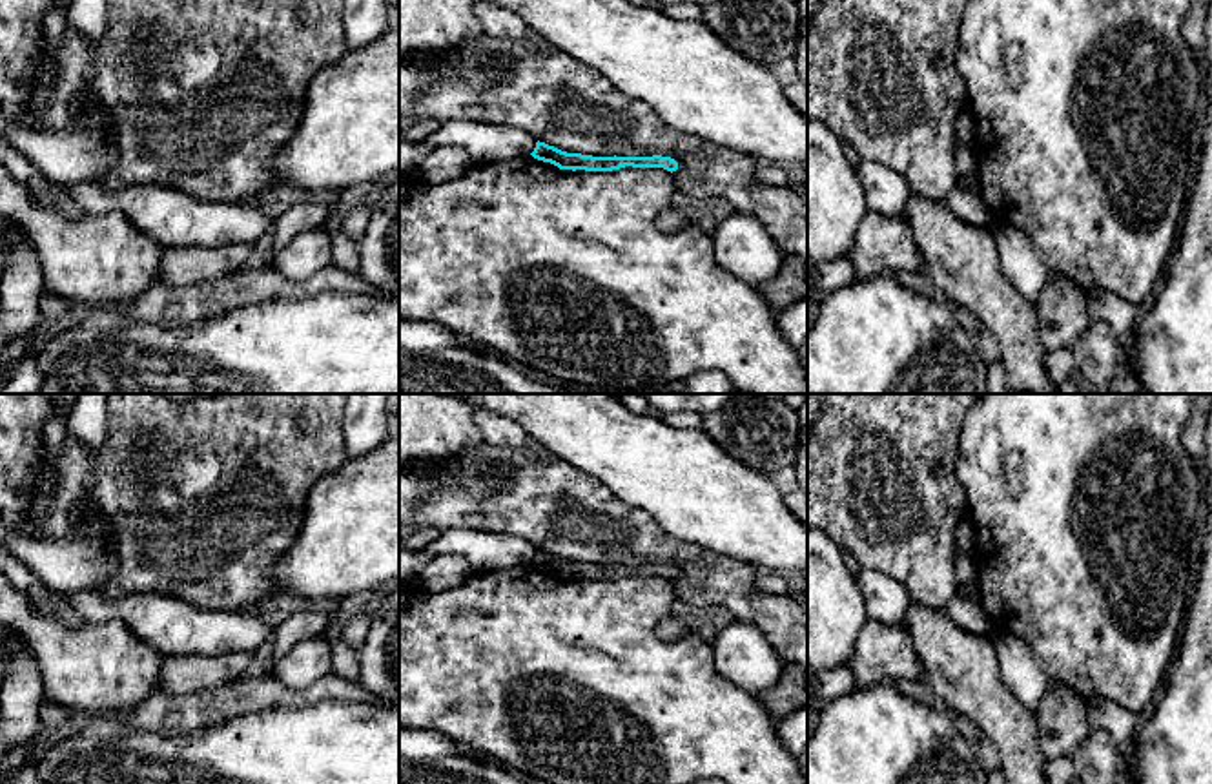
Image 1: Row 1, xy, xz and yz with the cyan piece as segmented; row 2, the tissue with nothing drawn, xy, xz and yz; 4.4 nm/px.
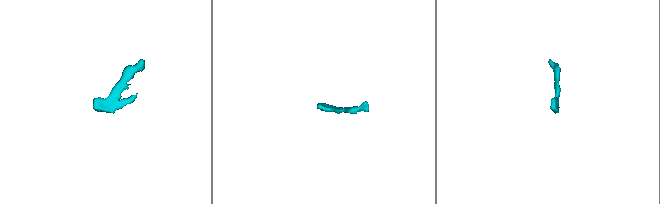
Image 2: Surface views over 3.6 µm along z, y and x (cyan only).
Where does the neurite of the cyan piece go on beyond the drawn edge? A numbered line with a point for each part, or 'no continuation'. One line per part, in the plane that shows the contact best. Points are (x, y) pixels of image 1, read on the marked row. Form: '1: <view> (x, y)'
no continuation

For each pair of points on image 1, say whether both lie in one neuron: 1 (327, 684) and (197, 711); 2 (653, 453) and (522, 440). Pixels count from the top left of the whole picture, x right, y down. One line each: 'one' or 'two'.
1: one
2: two

